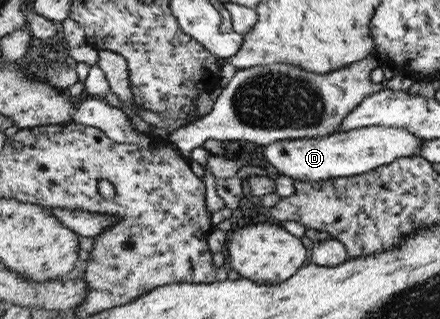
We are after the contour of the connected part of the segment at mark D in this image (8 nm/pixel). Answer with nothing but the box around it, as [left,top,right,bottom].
[263,126,423,181]

